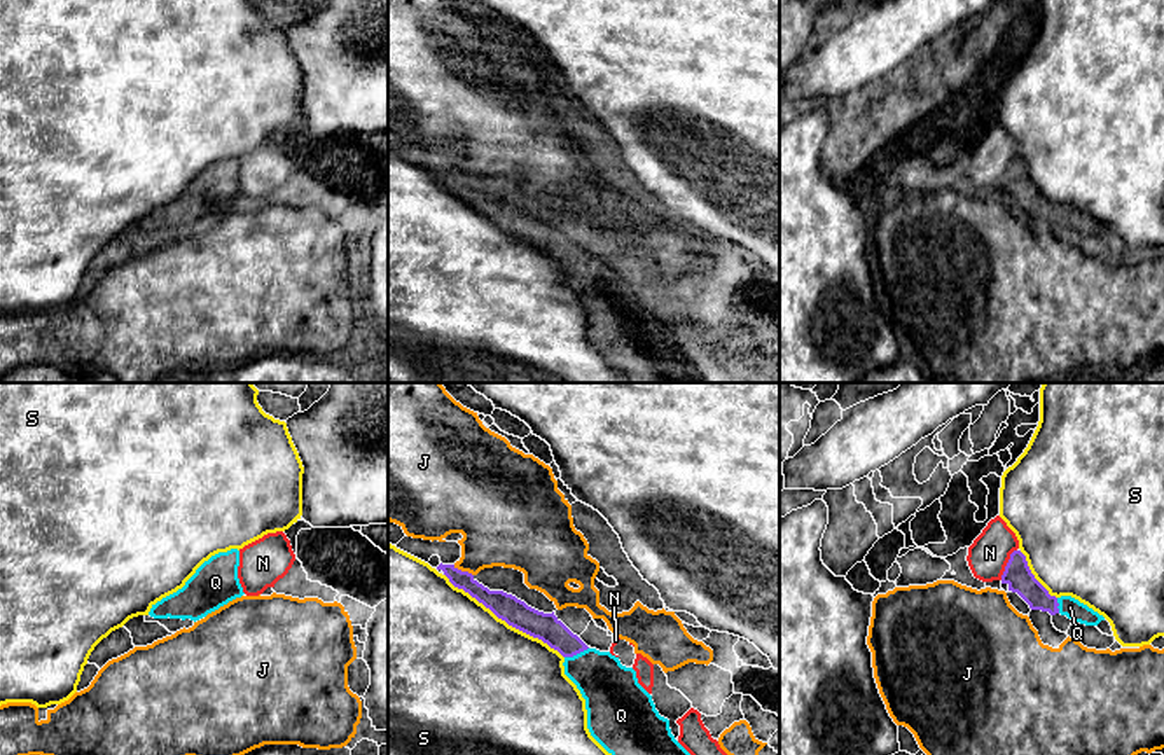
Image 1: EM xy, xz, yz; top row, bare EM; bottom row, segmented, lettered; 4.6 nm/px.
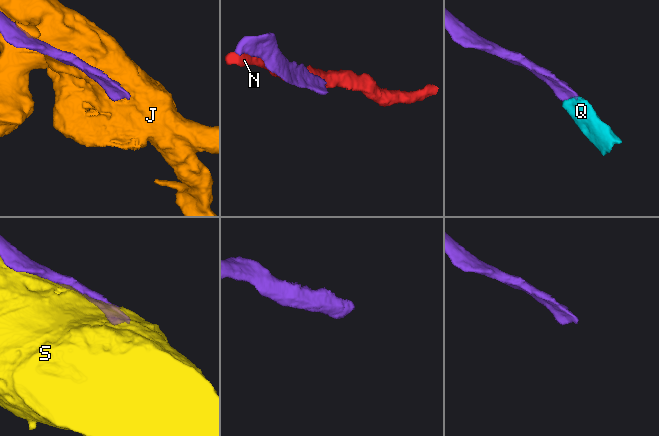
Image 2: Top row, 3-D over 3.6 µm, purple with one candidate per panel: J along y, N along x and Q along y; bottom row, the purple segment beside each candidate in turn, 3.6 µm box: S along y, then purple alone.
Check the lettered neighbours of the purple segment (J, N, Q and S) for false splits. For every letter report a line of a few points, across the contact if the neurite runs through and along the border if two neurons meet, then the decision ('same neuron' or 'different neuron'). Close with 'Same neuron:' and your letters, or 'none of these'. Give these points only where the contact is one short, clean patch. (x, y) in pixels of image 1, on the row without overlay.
J: line xz (453, 173), (472, 184); different neuron
N: different neuron
Q: line xz (544, 235), (575, 263), (612, 303); same neuron
S: different neuron
Same neuron: Q

